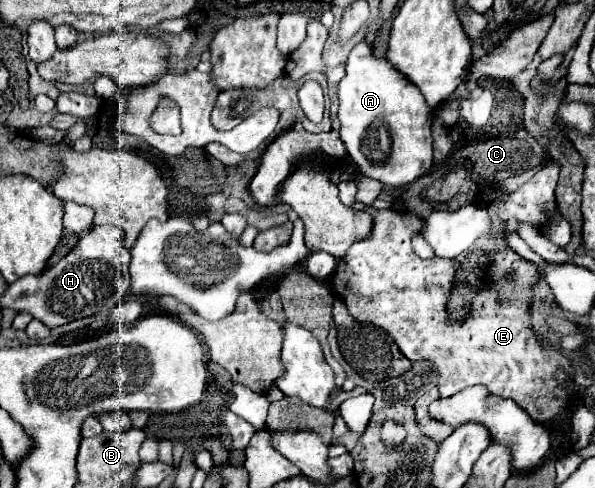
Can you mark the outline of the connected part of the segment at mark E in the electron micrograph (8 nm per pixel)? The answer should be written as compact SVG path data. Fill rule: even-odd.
M378 208L374 212L374 226L370 236L366 240L356 242L348 250L348 254L338 260L338 266L334 268L334 276L332 276L332 286L334 286L334 294L340 300L344 300L352 318L358 322L372 322L384 328L410 362L422 362L422 360L432 362L438 372L440 398L454 396L466 386L484 384L490 390L490 394L514 400L538 424L548 424L560 416L568 416L570 408L576 406L574 394L568 392L568 382L572 378L572 362L566 354L556 352L556 348L552 348L546 340L540 340L534 334L528 318L532 296L534 296L532 290L540 280L538 268L526 258L522 258L520 254L516 254L510 246L500 244L496 250L482 248L482 254L486 256L484 262L486 270L482 276L482 280L486 282L486 290L474 296L470 304L470 314L464 322L450 324L448 300L462 262L456 258L452 260L452 258L436 258L436 256L424 260L418 254L414 254L410 240L416 232L420 232L420 226L424 226L424 220L412 212ZM502 280L508 280L508 286L498 286ZM560 370L566 372L568 376L566 380L558 380Z

